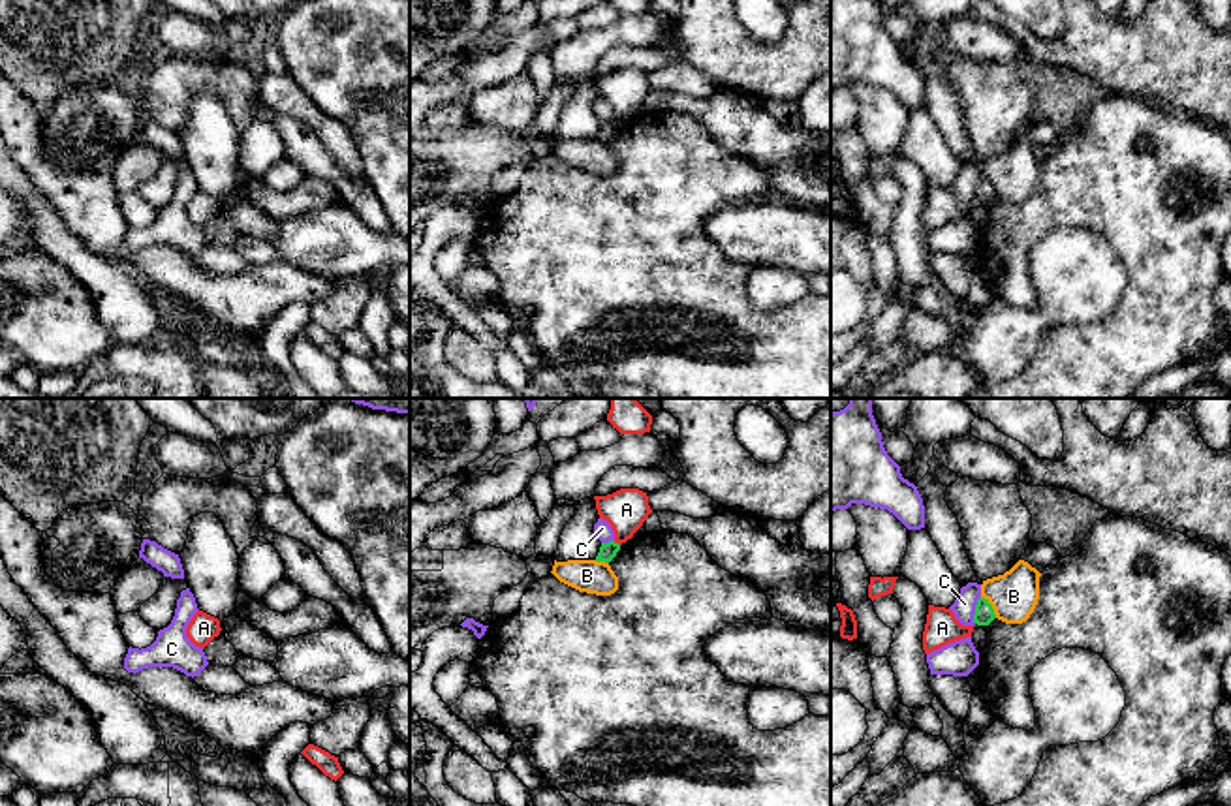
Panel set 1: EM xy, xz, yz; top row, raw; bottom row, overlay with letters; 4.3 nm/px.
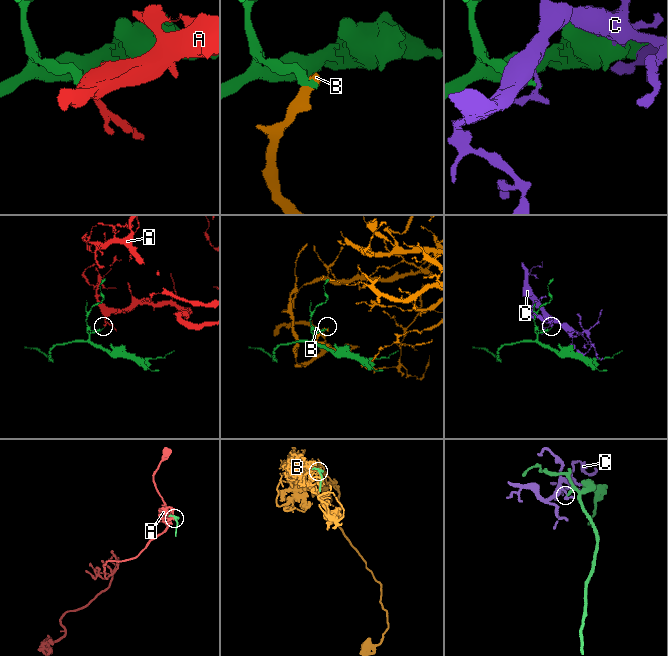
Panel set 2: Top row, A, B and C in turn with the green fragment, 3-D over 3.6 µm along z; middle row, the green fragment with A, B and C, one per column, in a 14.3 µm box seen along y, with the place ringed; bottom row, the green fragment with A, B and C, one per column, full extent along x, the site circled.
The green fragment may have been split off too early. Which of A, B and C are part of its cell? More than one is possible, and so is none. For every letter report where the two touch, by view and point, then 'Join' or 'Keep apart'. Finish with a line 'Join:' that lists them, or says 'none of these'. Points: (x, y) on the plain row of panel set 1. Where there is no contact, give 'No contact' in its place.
A: Touches green at xz (617, 123). Keep apart
B: Touches green at yz (991, 186). Keep apart
C: Touches green at yz (976, 188). Keep apart
Join: none of these

